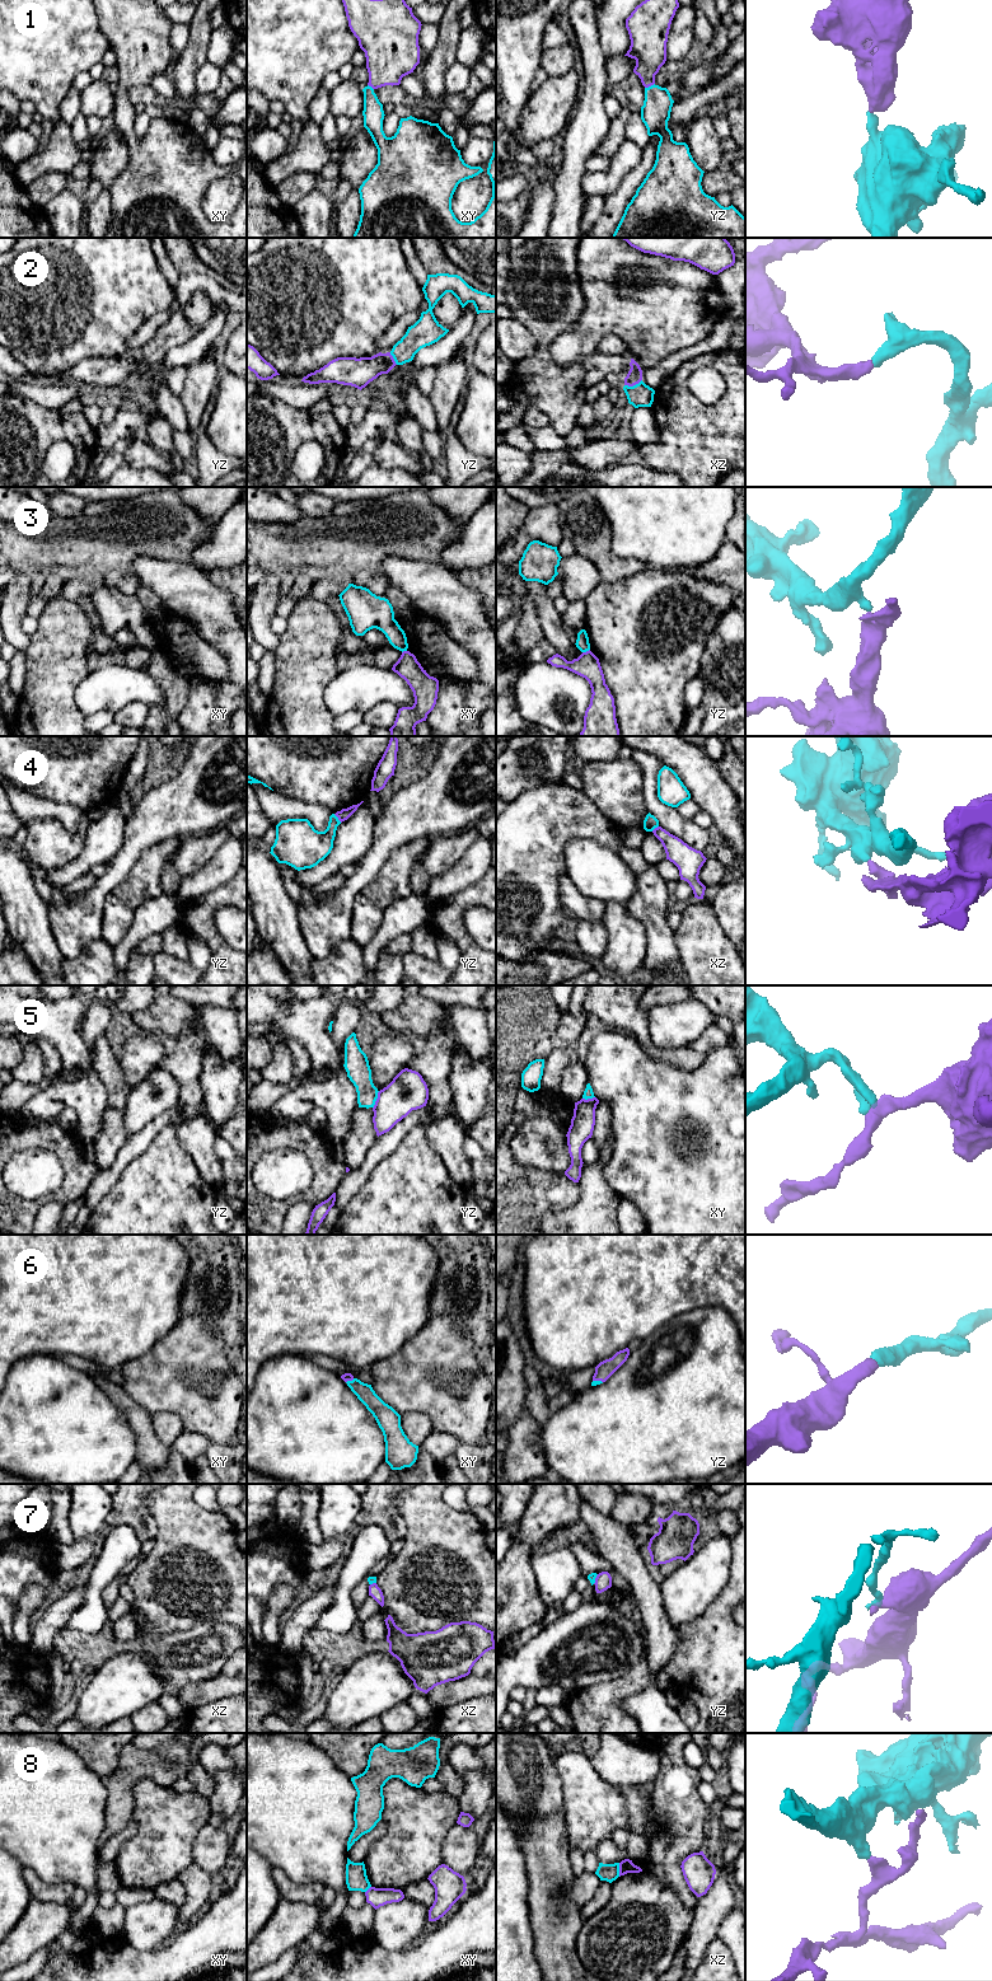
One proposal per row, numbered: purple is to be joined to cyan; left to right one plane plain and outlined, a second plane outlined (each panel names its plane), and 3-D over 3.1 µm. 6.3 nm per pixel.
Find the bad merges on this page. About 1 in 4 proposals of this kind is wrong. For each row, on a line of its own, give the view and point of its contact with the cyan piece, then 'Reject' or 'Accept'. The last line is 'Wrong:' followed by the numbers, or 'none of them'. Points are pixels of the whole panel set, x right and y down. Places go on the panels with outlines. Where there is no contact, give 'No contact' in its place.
1: Touches cyan at yz (649, 87). Accept
2: Touches cyan at xz (633, 385). Accept
3: Touches cyan at yz (585, 651). Reject
4: Touches cyan at yz (337, 818). Reject
5: Touches cyan at yz (375, 1100). Reject
6: Touches cyan at yz (598, 1381). Accept
7: Touches cyan at yz (594, 1579). Reject
8: Touches cyan at xz (618, 1869). Reject
Wrong: 3, 4, 5, 7, 8

